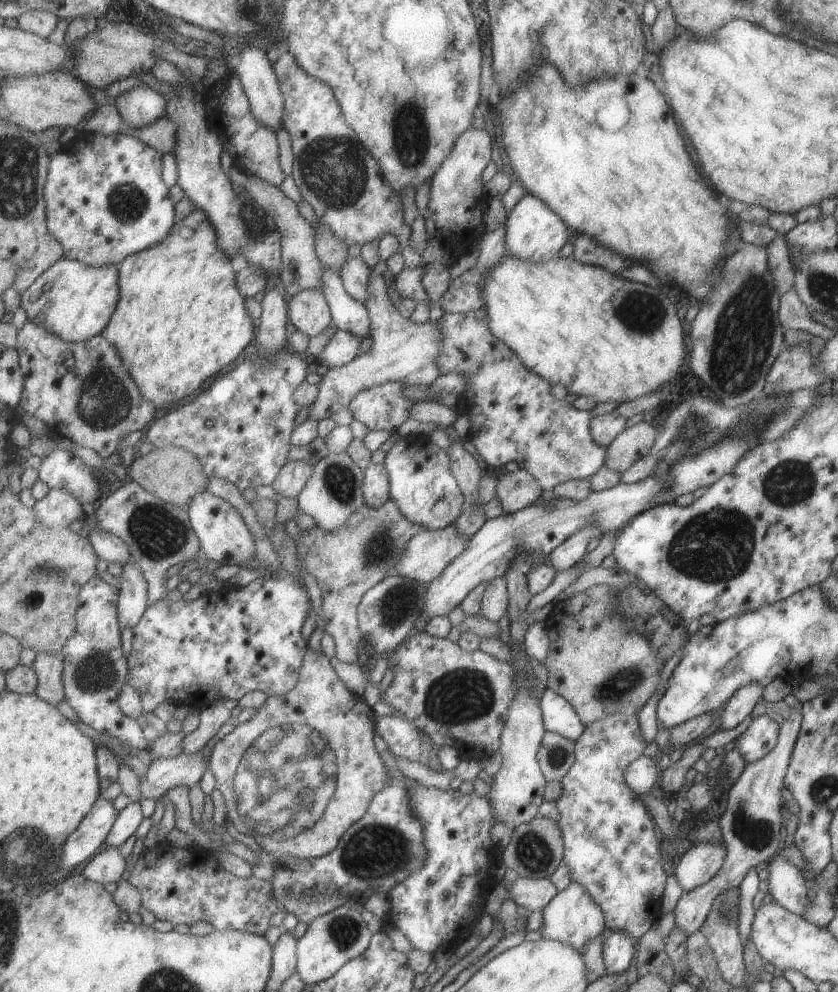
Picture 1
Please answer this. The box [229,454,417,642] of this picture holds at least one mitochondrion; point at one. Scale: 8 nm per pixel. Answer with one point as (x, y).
(340, 482)

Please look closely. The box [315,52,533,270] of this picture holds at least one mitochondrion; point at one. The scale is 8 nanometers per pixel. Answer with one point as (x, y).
(410, 138)

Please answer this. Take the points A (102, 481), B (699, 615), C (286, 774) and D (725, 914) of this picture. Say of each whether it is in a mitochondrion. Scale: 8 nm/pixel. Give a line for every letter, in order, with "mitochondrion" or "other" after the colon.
A: other
B: other
C: mitochondrion
D: other

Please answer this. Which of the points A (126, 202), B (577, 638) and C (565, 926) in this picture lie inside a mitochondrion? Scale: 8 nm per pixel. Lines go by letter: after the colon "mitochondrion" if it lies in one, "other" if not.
A: mitochondrion
B: other
C: other

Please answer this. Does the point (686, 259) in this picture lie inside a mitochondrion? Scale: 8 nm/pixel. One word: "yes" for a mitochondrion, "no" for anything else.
no

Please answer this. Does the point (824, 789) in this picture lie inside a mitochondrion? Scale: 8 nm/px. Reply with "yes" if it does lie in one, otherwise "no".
yes

